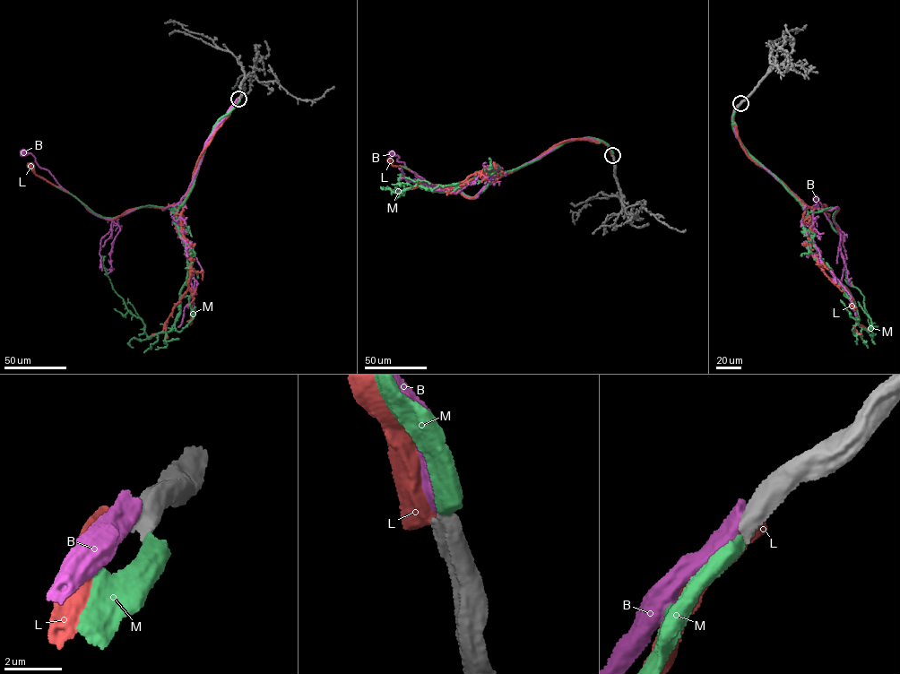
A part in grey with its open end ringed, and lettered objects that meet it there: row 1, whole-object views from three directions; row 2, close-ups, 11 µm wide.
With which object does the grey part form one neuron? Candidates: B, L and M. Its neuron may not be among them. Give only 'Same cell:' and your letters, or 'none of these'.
Same cell: none of these

